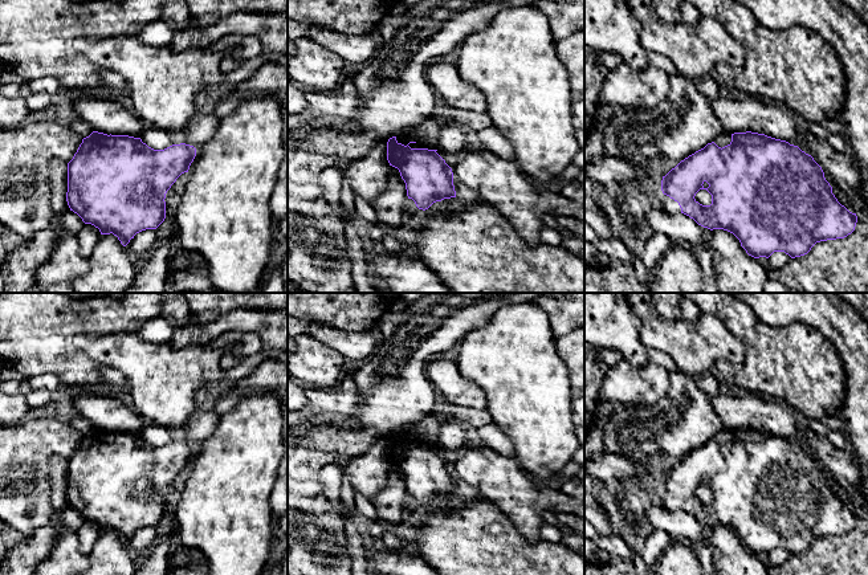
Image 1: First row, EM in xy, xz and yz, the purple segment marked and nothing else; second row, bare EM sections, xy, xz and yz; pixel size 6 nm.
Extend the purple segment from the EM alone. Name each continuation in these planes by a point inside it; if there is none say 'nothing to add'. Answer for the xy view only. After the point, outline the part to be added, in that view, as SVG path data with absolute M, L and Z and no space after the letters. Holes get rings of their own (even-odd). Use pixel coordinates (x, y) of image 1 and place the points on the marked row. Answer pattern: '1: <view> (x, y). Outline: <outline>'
nothing to add

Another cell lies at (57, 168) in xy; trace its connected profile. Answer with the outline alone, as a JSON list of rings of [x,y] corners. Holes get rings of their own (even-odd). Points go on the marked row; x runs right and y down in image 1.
[[[52,158],[48,164],[48,171],[49,171],[48,182],[49,182],[50,204],[53,208],[53,216],[50,219],[50,224],[60,225],[65,215],[70,211],[66,201],[68,163],[58,158]]]

